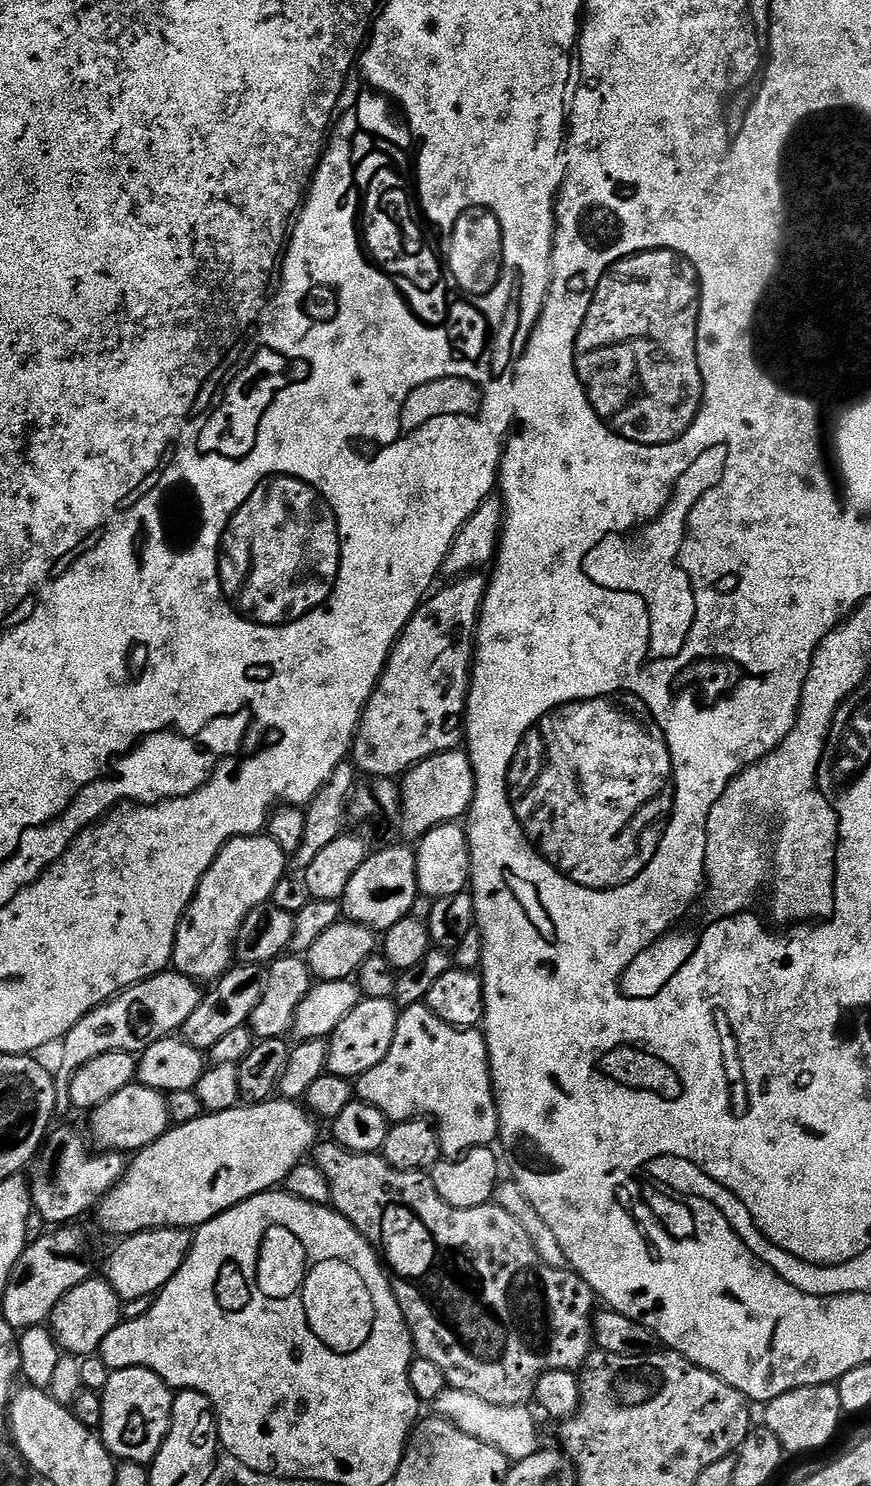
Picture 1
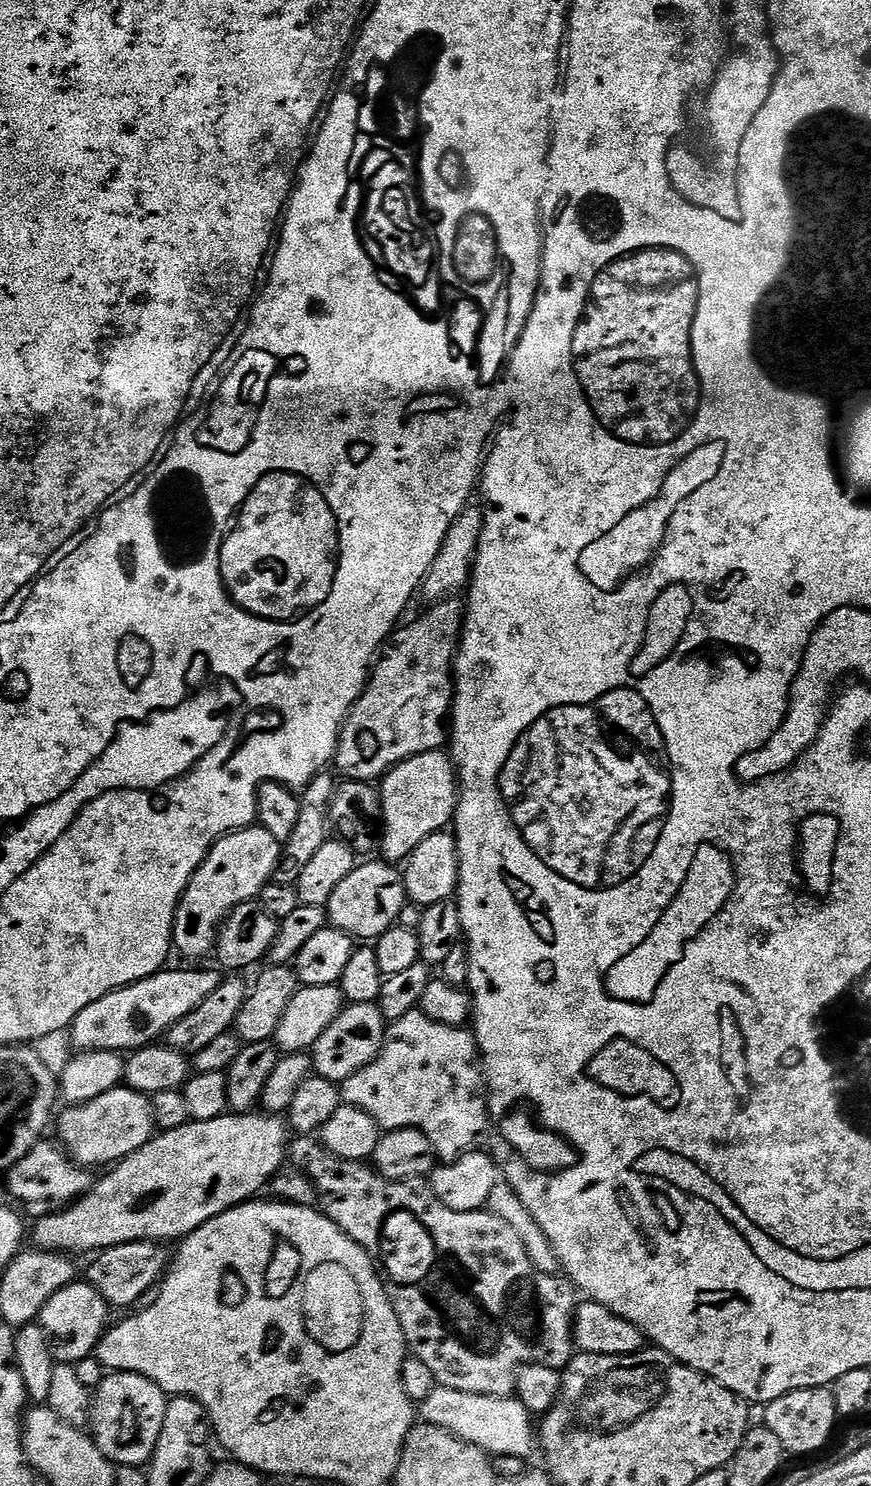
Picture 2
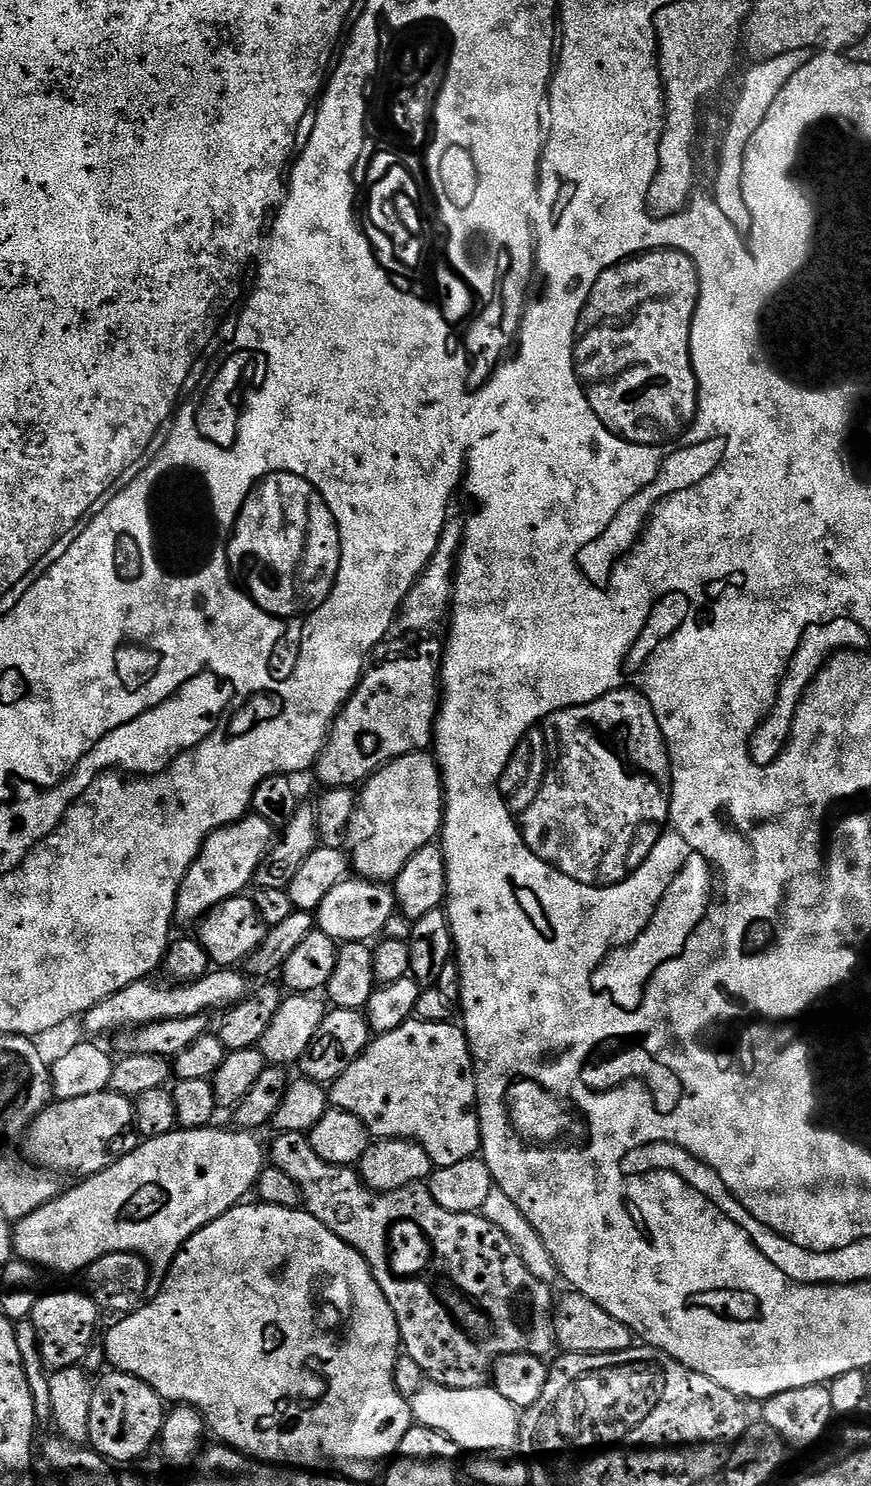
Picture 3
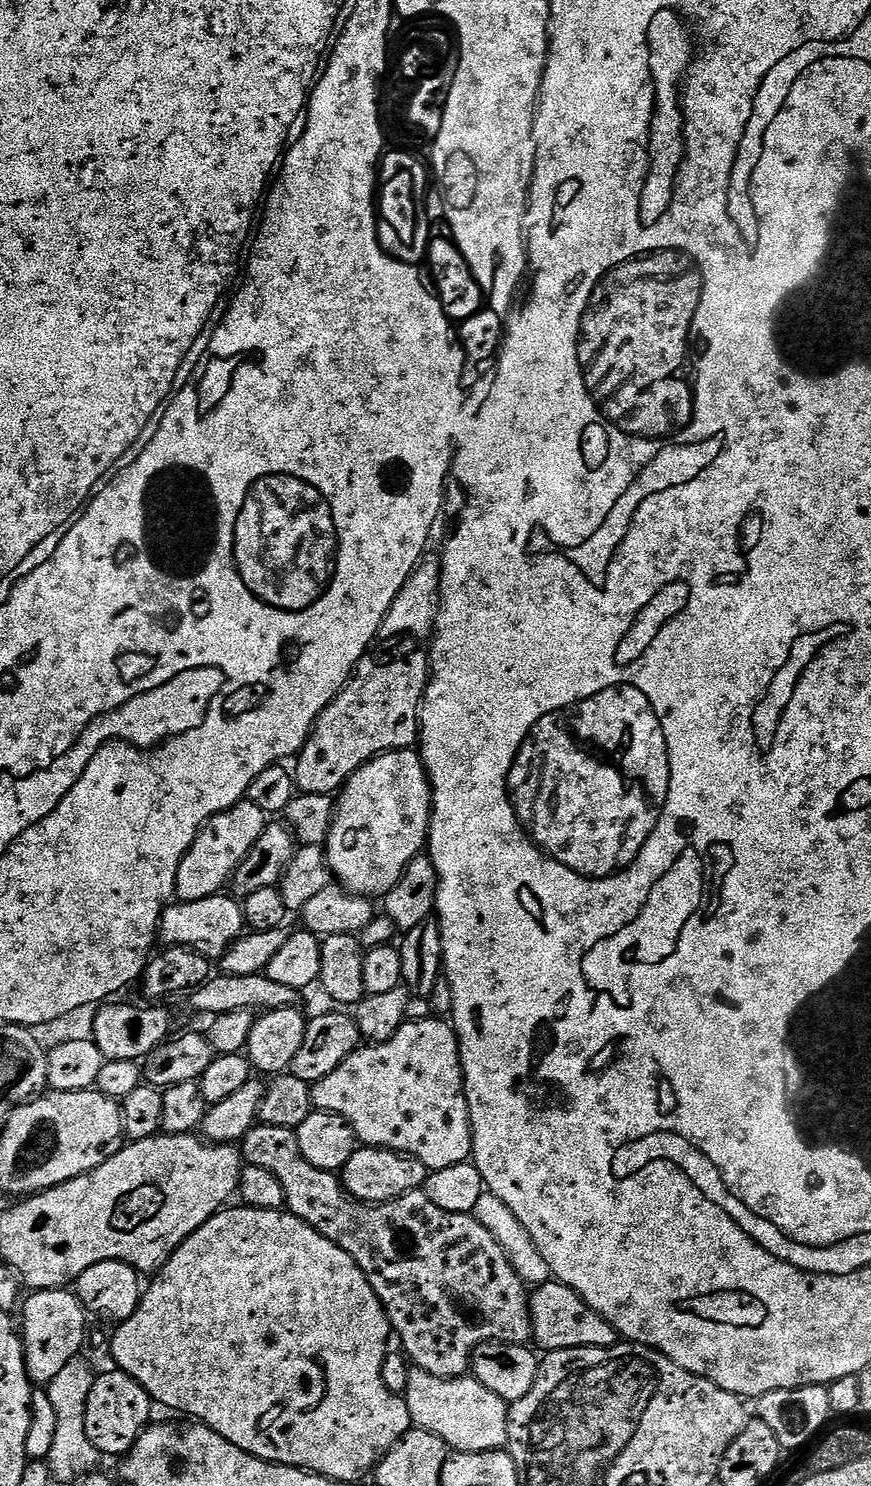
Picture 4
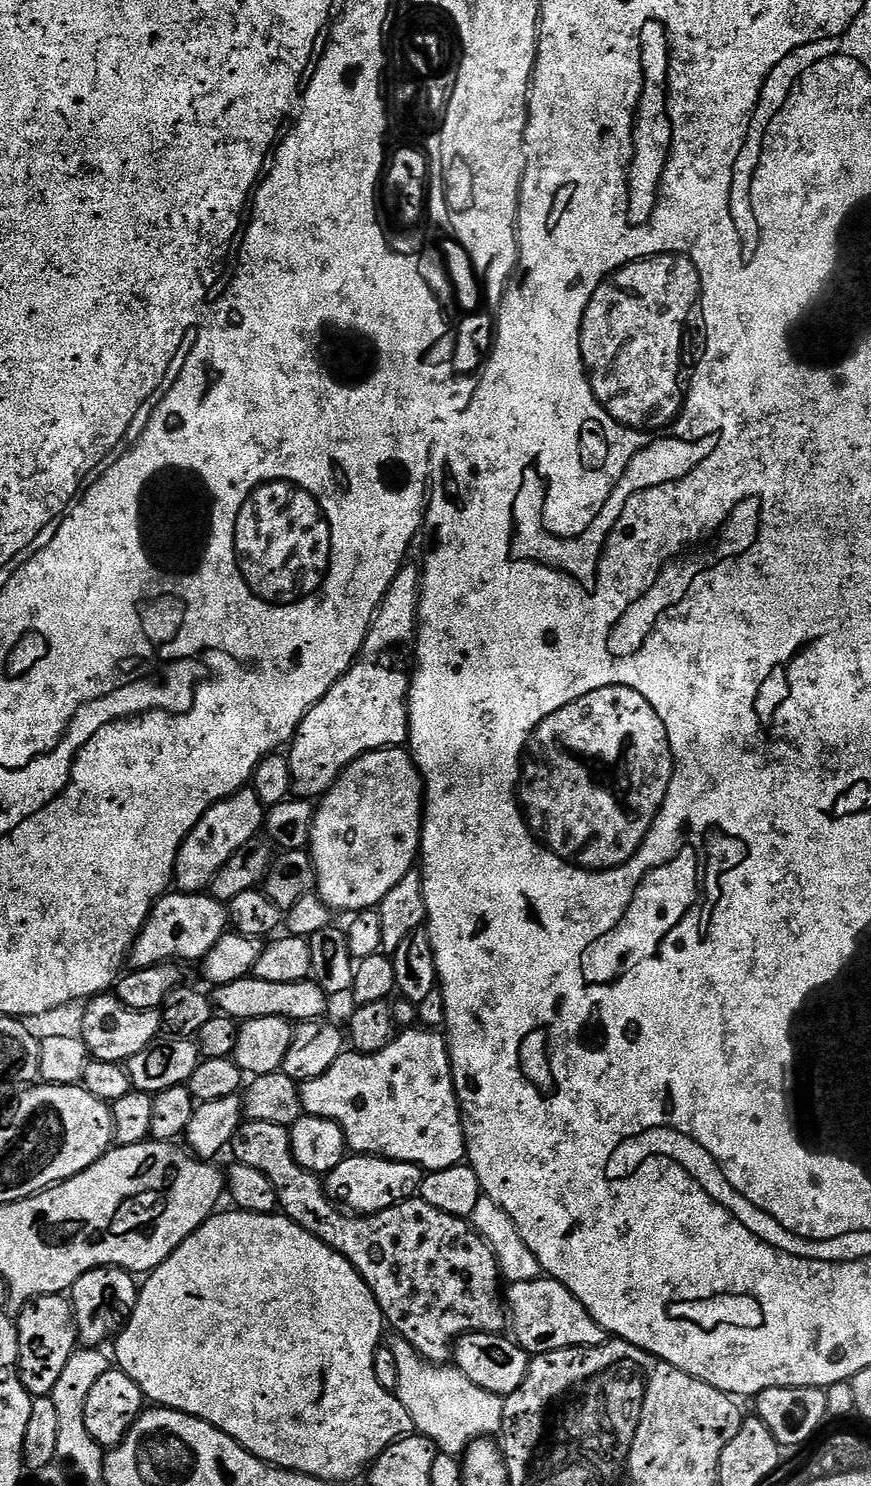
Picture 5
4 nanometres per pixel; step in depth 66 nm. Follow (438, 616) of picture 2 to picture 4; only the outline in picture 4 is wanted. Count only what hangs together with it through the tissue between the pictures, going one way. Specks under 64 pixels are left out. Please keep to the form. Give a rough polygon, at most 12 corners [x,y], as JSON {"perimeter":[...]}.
{"perimeter":[[424,650],[364,655],[322,710],[294,779],[332,796],[366,762],[413,747]]}

